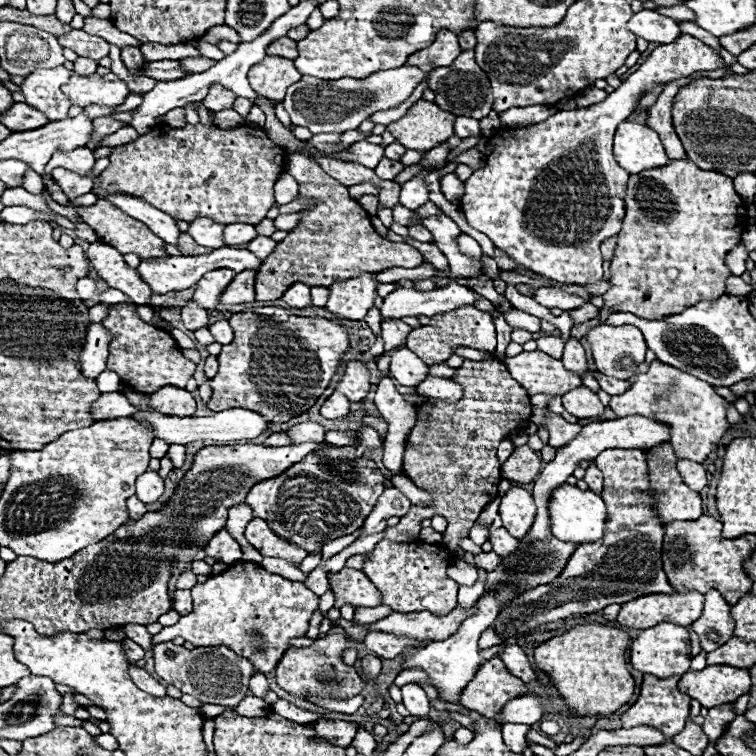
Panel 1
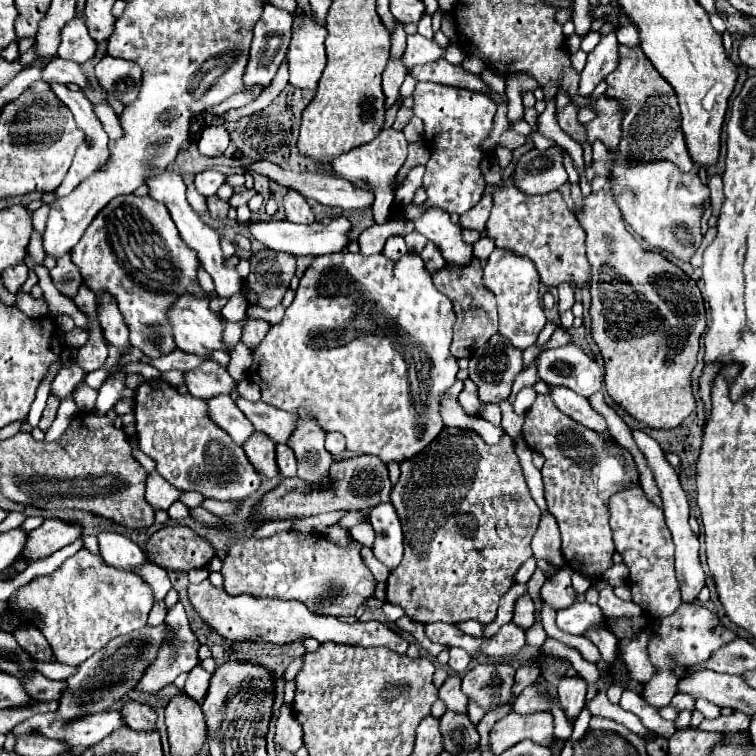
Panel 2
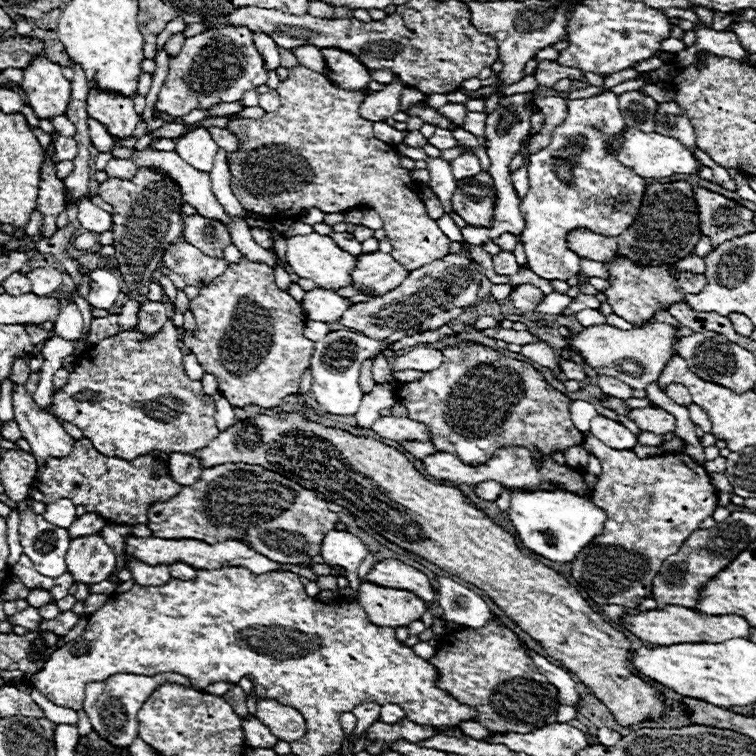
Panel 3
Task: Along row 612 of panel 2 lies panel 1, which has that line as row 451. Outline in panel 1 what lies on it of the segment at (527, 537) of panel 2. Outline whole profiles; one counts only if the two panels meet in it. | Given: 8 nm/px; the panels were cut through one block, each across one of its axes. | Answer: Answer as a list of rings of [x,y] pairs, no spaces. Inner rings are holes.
[[[464,360],[464,364],[456,370],[456,376],[452,378],[464,388],[464,398],[446,404],[440,400],[428,400],[426,404],[418,406],[418,422],[408,434],[406,440],[406,452],[404,452],[404,472],[408,478],[414,480],[414,484],[422,490],[428,490],[434,496],[434,506],[432,508],[422,508],[422,506],[410,506],[408,514],[400,518],[396,526],[386,528],[386,538],[394,542],[416,542],[420,534],[420,522],[428,516],[440,514],[448,520],[448,528],[442,536],[442,546],[456,558],[460,560],[464,556],[464,550],[460,548],[460,540],[468,536],[470,528],[474,526],[476,518],[484,510],[486,504],[490,504],[498,496],[498,482],[500,482],[500,464],[496,460],[496,448],[502,442],[504,434],[512,436],[516,432],[522,432],[532,416],[532,406],[526,390],[508,374],[506,366],[500,360],[482,360],[482,362],[472,362]]]

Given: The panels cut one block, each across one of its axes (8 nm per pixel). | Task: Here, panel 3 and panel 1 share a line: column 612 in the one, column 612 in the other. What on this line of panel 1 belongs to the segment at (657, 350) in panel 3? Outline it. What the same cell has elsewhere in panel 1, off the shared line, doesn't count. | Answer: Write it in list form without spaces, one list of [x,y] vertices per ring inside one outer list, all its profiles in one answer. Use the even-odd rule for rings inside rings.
[[[594,326],[586,332],[592,360],[602,374],[628,380],[644,362],[646,342],[636,326]]]

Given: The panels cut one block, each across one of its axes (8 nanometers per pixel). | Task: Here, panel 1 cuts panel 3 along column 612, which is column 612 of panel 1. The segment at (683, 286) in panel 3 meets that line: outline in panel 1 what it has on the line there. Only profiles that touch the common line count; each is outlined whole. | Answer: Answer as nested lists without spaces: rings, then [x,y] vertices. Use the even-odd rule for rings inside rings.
[[[672,160],[666,166],[644,170],[640,174],[632,174],[628,180],[628,190],[626,190],[626,216],[622,222],[622,230],[618,234],[614,258],[610,262],[610,280],[608,280],[610,288],[606,294],[602,294],[604,308],[612,308],[616,312],[630,312],[640,318],[666,318],[668,314],[678,314],[680,310],[686,310],[688,306],[692,306],[692,302],[700,302],[700,298],[708,298],[708,300],[720,298],[720,294],[726,294],[726,278],[732,276],[726,266],[726,254],[740,244],[740,236],[742,236],[746,224],[748,224],[746,222],[746,202],[734,192],[732,178],[728,178],[720,172],[700,170],[690,160]]]

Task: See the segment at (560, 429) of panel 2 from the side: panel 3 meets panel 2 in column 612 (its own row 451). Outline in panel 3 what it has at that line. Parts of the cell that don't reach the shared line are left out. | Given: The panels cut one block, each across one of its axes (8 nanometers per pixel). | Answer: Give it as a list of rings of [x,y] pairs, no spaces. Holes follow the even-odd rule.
[[[462,344],[458,348],[444,348],[444,362],[440,368],[424,372],[418,382],[400,384],[396,394],[400,404],[408,408],[408,418],[422,422],[432,432],[432,444],[440,452],[450,452],[470,462],[472,466],[486,462],[494,450],[502,446],[530,446],[538,448],[544,454],[554,454],[554,450],[566,450],[570,446],[580,446],[584,434],[570,420],[570,398],[554,390],[542,372],[534,366],[502,356],[500,352],[480,346],[480,344]]]

